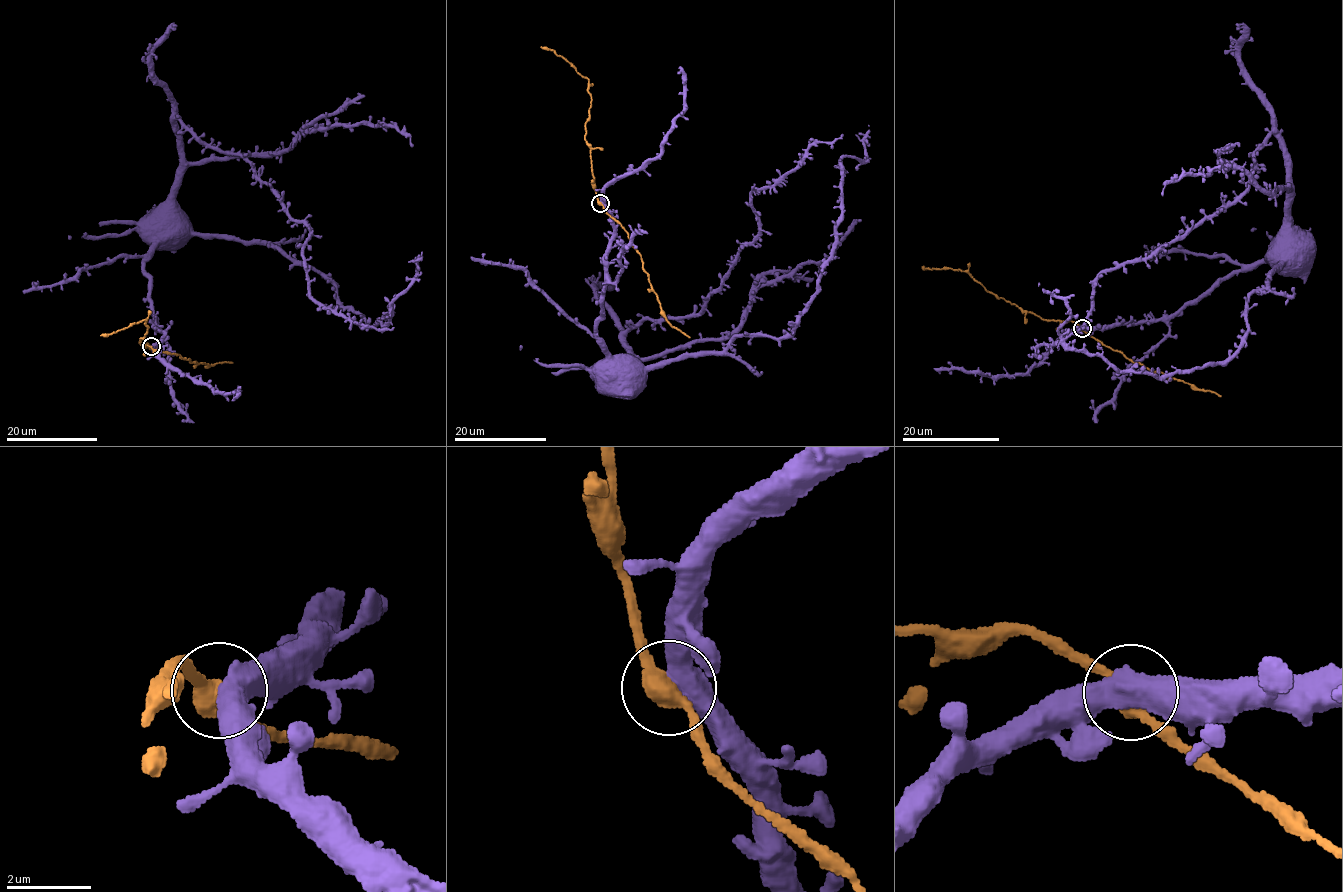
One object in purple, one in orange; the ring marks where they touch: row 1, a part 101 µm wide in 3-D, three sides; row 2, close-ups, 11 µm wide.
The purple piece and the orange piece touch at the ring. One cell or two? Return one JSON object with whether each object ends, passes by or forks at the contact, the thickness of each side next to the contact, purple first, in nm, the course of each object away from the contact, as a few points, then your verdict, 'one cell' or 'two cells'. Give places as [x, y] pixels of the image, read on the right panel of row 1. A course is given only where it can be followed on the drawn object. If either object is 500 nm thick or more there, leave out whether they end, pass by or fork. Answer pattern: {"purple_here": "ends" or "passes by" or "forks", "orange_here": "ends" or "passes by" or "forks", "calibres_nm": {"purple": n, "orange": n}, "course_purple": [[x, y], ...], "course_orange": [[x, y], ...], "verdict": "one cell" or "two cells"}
{"purple_here": "passes by", "orange_here": "passes by", "calibres_nm": {"purple": 480, "orange": 440}, "course_purple": [[1082, 328], [1169, 320], [1187, 305], [1195, 304], [1223, 280], [1254, 268], [1267, 259], [1269, 261], [1275, 259]], "course_orange": [[1082, 328], [1071, 321], [1041, 319], [1033, 313], [1023, 312], [989, 292], [963, 271], [922, 267]], "verdict": "one cell"}

